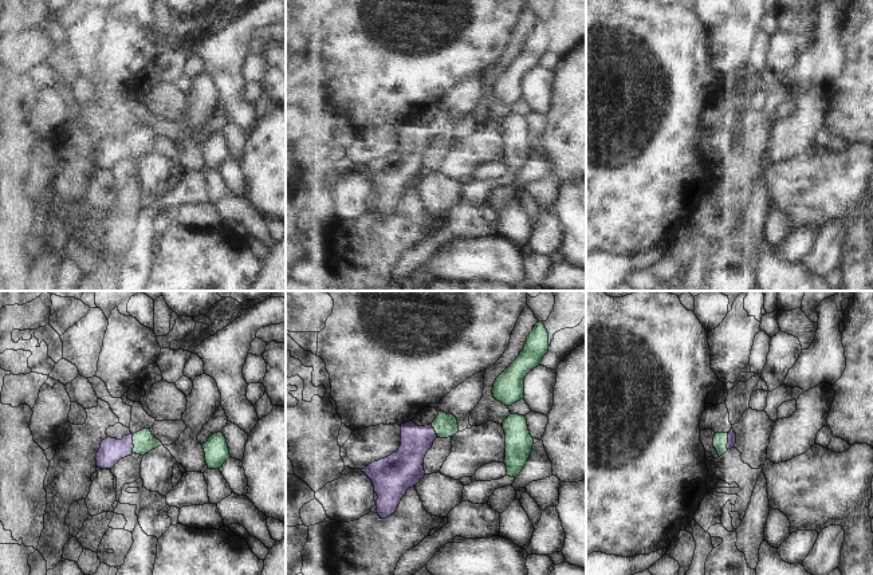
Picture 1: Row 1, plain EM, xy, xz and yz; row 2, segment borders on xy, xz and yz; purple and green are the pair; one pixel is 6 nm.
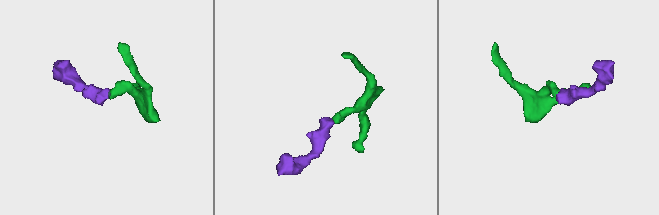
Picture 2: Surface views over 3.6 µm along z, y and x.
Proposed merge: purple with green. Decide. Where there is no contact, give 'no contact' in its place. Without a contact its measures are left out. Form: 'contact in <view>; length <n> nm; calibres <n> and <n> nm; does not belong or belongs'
contact in xy; length 110 nm; calibres 150 and 140 nm; belongs

